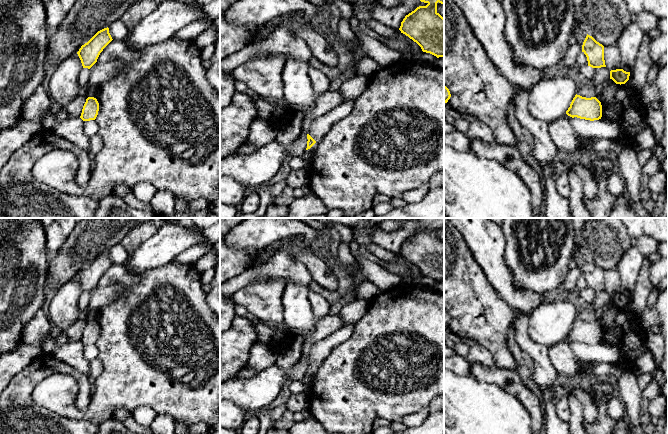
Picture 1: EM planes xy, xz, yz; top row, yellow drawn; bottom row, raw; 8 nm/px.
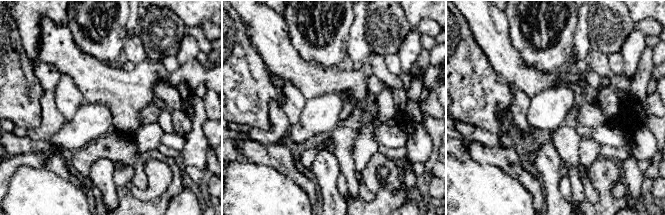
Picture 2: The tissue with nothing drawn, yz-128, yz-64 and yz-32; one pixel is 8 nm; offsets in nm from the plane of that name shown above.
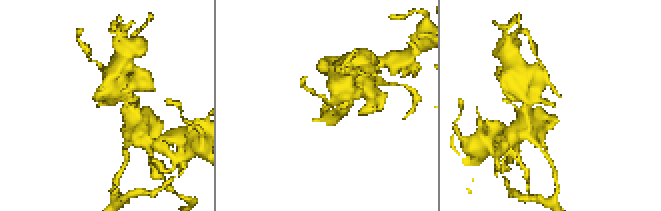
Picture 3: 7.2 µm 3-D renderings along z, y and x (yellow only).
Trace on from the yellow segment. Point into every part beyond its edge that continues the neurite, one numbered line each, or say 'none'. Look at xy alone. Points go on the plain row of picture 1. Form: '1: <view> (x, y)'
none

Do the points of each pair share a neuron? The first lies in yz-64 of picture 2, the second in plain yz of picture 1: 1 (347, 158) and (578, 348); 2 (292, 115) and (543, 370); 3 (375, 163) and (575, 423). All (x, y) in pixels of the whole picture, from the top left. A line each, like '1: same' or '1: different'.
1: different
2: same
3: different

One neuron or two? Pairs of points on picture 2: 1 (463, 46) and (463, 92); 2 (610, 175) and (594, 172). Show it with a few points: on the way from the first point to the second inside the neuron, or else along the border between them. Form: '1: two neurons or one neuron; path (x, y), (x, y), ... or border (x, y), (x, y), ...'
1: one neuron; path (463, 57), (465, 81)
2: one neuron; path (606, 173), (598, 172)

